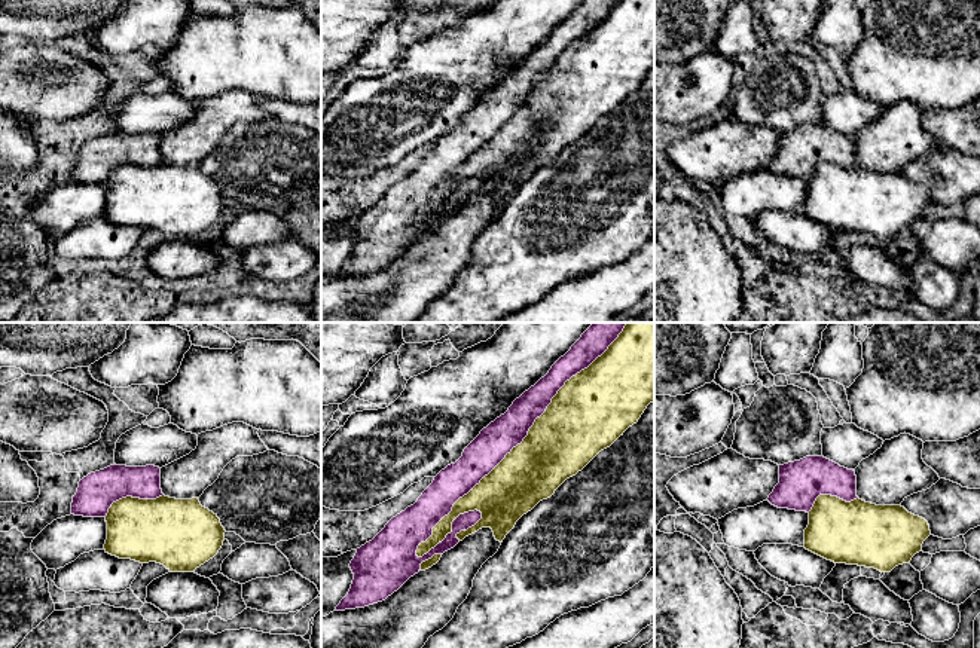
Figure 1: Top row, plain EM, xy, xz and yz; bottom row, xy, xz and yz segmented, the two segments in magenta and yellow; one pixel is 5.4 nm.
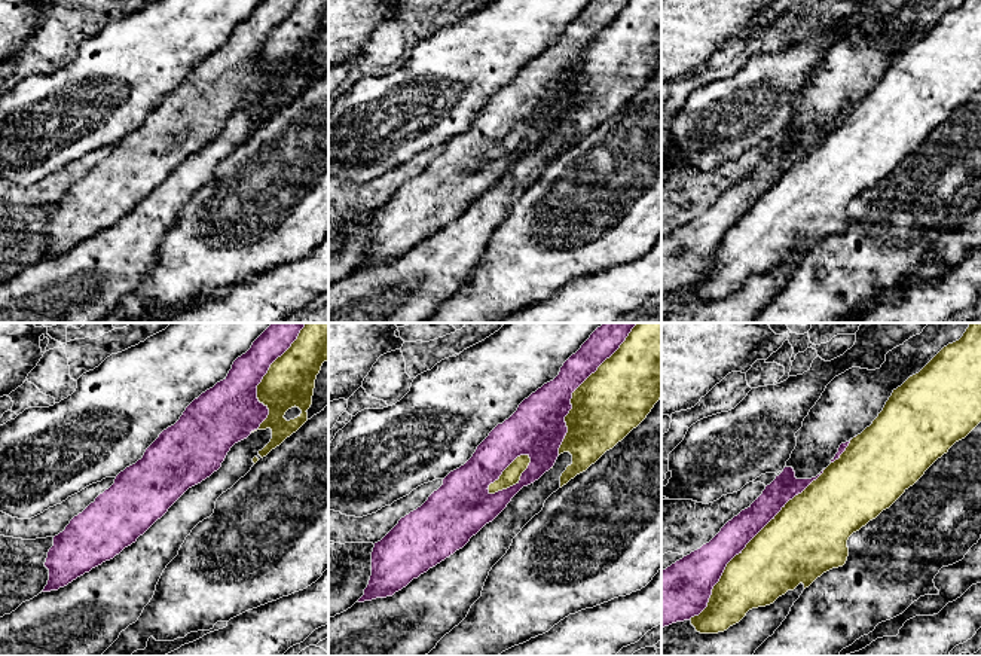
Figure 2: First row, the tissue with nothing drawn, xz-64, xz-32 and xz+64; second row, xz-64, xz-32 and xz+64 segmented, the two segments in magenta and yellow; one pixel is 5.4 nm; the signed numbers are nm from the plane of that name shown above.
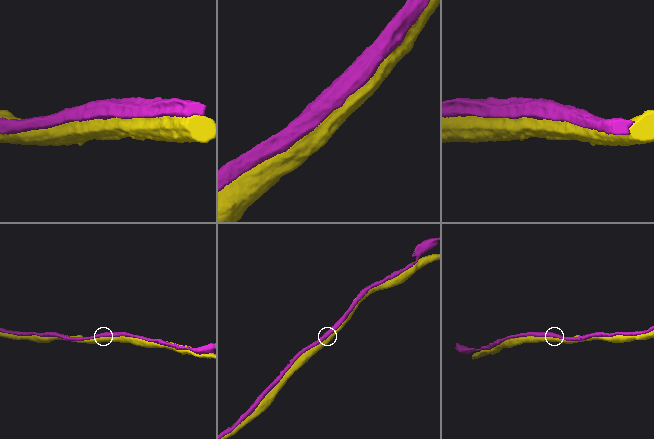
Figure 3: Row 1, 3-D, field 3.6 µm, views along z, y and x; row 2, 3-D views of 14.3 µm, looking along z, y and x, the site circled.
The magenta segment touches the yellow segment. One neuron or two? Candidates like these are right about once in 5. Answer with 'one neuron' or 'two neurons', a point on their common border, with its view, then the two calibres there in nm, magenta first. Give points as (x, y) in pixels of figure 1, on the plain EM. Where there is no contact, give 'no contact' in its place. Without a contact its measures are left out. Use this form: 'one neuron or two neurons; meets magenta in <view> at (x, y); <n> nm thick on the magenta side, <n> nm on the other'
two neurons; meets magenta in xz at (518, 110); 190 nm thick on the magenta side, 360 nm on the other

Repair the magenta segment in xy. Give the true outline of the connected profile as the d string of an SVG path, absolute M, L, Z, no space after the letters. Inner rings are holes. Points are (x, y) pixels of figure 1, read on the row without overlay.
M115 131L91 140L79 149L71 169L71 181L106 184L112 171L122 165L156 166L162 162L159 134Z

